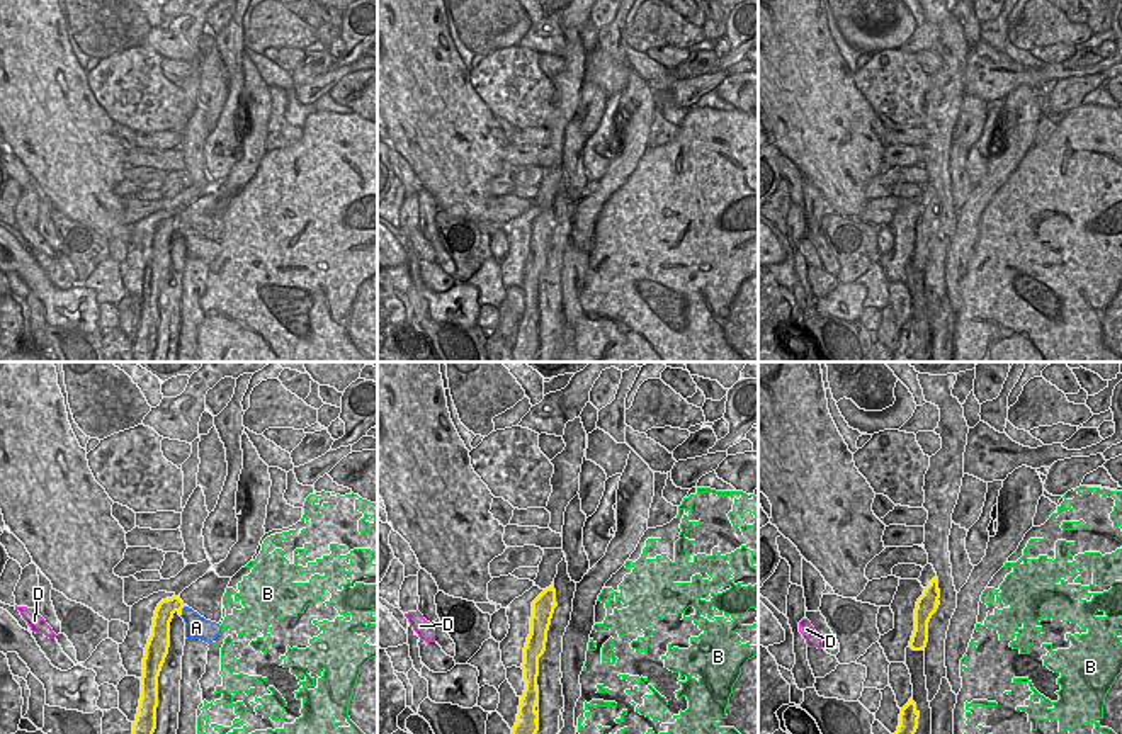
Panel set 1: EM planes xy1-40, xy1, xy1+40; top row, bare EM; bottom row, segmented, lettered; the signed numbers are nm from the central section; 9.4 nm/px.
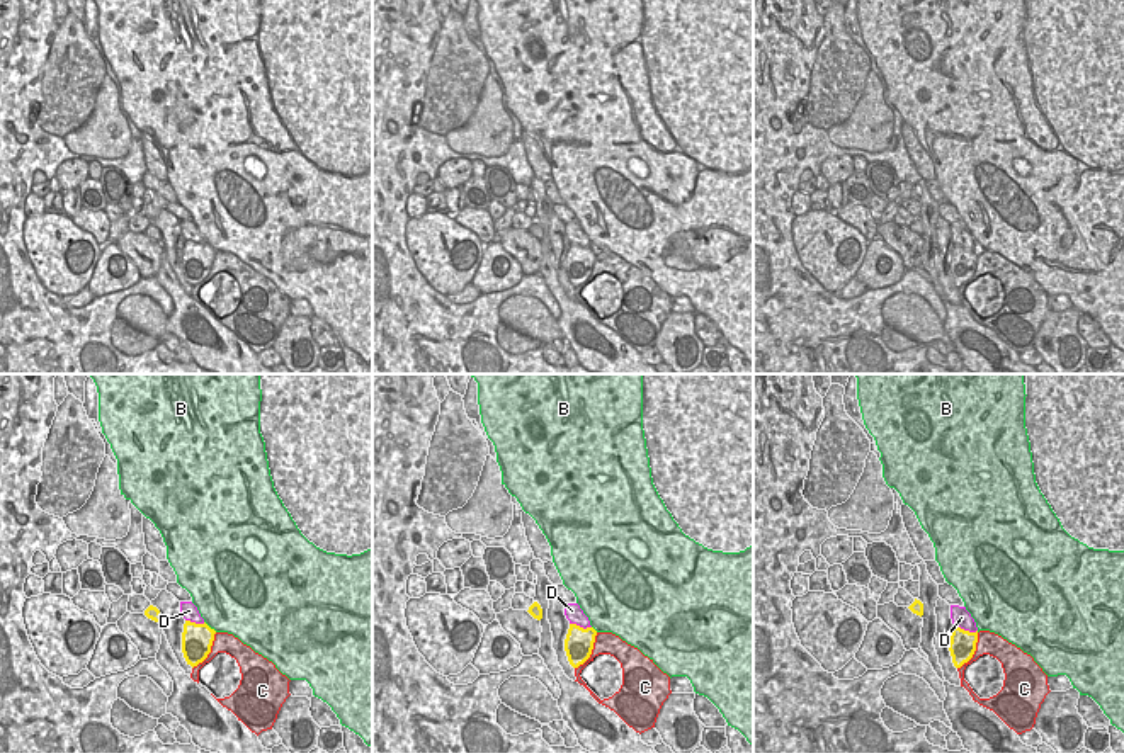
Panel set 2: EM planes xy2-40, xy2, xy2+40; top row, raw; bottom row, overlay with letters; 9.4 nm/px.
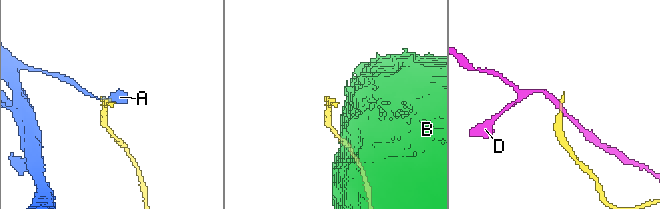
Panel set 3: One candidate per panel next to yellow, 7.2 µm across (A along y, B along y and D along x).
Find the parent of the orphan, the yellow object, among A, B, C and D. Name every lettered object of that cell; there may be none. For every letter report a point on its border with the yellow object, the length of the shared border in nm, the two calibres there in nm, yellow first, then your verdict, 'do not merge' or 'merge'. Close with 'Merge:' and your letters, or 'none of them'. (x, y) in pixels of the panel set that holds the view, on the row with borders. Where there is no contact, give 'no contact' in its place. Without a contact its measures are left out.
A: contact xy1-40 (181, 610); length 120 nm; calibres 190 and 220 nm; do not merge
B: contact xy2-40 (210, 628); length 160 nm; calibres 280 and 480 nm; do not merge
C: contact xy2-40 (210, 651); length 420 nm; calibres 280 and 190 nm; do not merge
D: contact xy2+40 (966, 631); length 240 nm; calibres 260 and 180 nm; do not merge
Merge: none of them

